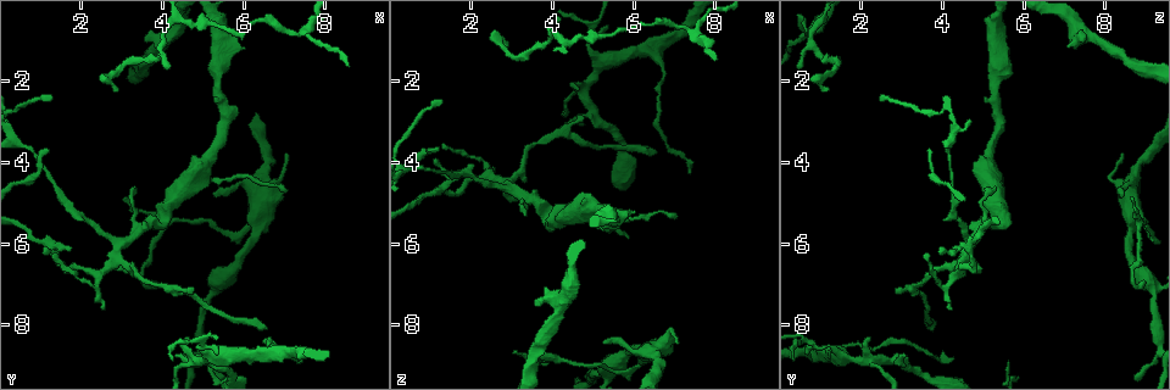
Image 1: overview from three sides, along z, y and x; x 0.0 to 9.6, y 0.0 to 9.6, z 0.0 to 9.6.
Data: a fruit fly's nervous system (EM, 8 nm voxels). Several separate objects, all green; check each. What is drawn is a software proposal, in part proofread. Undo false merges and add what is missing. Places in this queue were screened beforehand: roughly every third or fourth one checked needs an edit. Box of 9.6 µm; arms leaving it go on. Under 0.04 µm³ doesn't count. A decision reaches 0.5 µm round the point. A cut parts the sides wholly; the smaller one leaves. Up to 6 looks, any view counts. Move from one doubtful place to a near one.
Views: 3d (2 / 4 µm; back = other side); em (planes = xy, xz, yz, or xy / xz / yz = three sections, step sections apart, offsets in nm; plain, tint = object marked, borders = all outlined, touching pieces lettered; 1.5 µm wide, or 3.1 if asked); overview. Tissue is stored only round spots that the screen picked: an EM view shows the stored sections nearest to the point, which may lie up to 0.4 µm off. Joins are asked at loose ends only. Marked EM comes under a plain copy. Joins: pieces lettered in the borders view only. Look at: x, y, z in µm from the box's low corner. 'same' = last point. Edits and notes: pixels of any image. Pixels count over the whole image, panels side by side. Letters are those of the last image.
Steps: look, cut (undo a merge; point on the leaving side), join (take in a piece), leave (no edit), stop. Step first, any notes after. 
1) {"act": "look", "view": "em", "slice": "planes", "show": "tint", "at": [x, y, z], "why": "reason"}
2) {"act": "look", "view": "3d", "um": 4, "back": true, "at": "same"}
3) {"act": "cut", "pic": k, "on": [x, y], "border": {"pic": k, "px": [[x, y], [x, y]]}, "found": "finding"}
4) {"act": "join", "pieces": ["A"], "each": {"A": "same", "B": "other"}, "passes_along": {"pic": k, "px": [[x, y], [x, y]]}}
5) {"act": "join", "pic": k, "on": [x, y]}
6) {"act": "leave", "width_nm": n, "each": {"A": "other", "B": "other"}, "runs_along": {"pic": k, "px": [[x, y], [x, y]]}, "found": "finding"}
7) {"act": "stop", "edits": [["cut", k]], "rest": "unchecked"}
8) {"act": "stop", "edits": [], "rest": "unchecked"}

{"act": "look", "view": "3d", "um": 4, "at": [4.05, 1.05, 0.75], "why": "abrupt turn"}

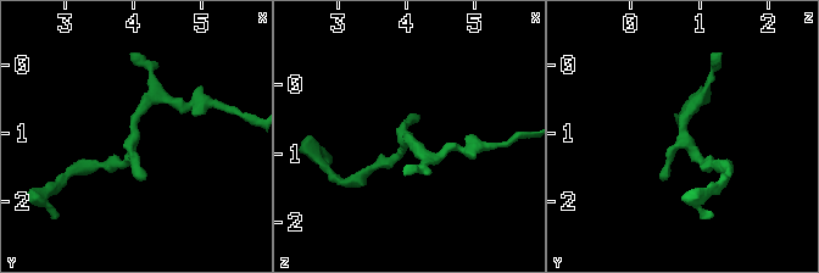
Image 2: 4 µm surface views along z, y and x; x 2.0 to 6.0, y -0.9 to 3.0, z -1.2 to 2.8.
{"act": "look", "view": "em", "um": 3.1, "slice": "yz", "step": 16, "show": "tint", "at": [4.00, 1.05, 0.75], "why": "shape alone is not enough"}

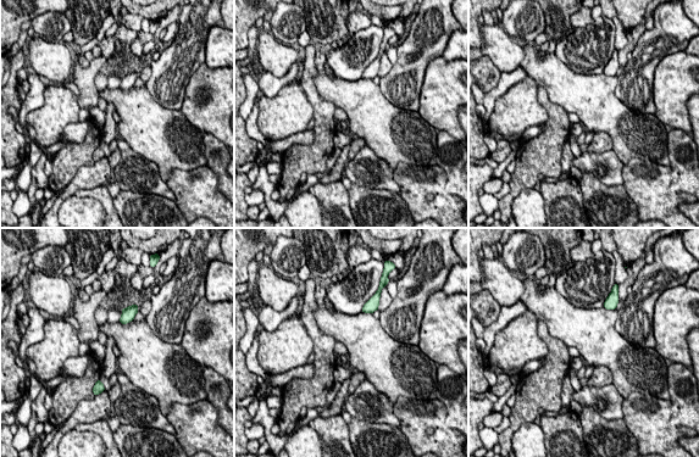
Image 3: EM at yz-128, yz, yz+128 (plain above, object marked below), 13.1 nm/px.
{"act": "look", "view": "em", "um": 3.1, "slice": "xz", "step": 8, "show": "borders", "at": "same", "why": "cut it another way"}

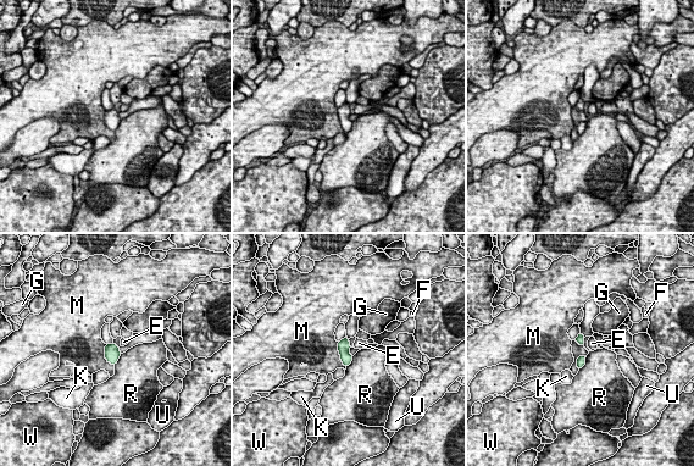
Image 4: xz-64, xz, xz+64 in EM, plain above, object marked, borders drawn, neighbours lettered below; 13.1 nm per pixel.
{"act": "leave", "each": {"E": "other", "F": "other", "G": "other", "K": "other", "M": "other", "R": "other", "U": "other", "W": "other"}, "border": {"pic": 4, "px": [[346, 337], [338, 342]]}, "found": "all the same neuron"}

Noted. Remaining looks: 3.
{"act": "look", "view": "3d", "um": 2, "at": [2.85, 2.25, 1.10], "why": "tapers out"}

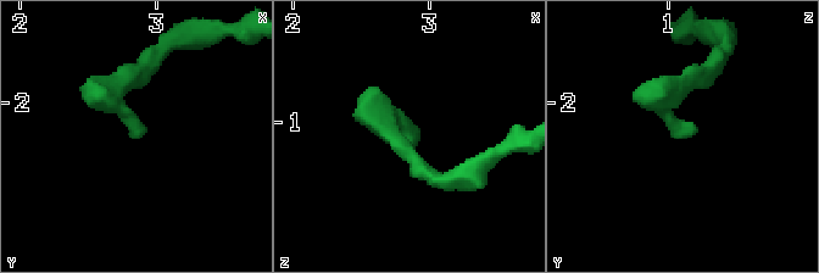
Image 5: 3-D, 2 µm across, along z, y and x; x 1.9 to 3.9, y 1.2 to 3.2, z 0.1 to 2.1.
{"act": "look", "view": "em", "slice": "xy", "step": 8, "show": "borders", "at": [2.80, 2.22, 1.16]}

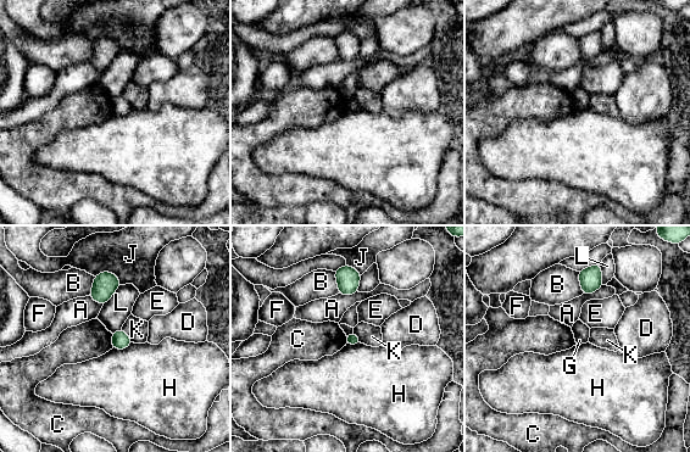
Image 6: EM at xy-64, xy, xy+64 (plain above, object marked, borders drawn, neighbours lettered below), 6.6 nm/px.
{"act": "look", "view": "em", "slice": "planes", "show": "borders", "at": "same", "why": "another direction"}

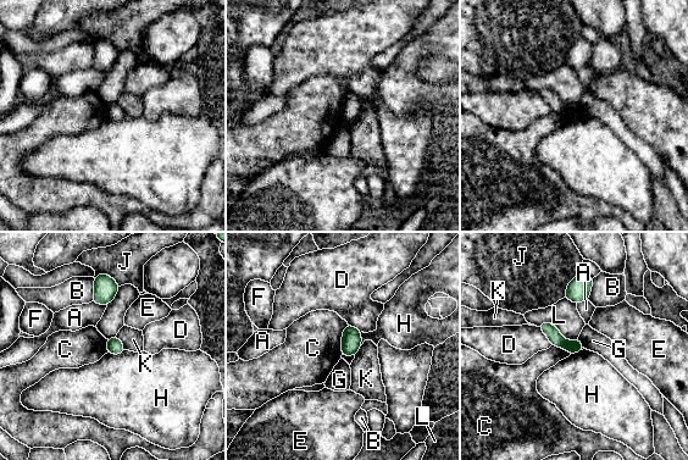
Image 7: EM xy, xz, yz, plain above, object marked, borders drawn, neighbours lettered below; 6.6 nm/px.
{"act": "leave", "each": {"A": "other", "B": "other", "C": "other", "D": "other", "E": "other", "F": "other", "G": "other", "H": "other", "J": "other", "K": "other", "L": "other"}, "found": "no lettered piece goes on from it"}

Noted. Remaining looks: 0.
{"act": "stop", "edits": [], "rest": "unchecked"}

